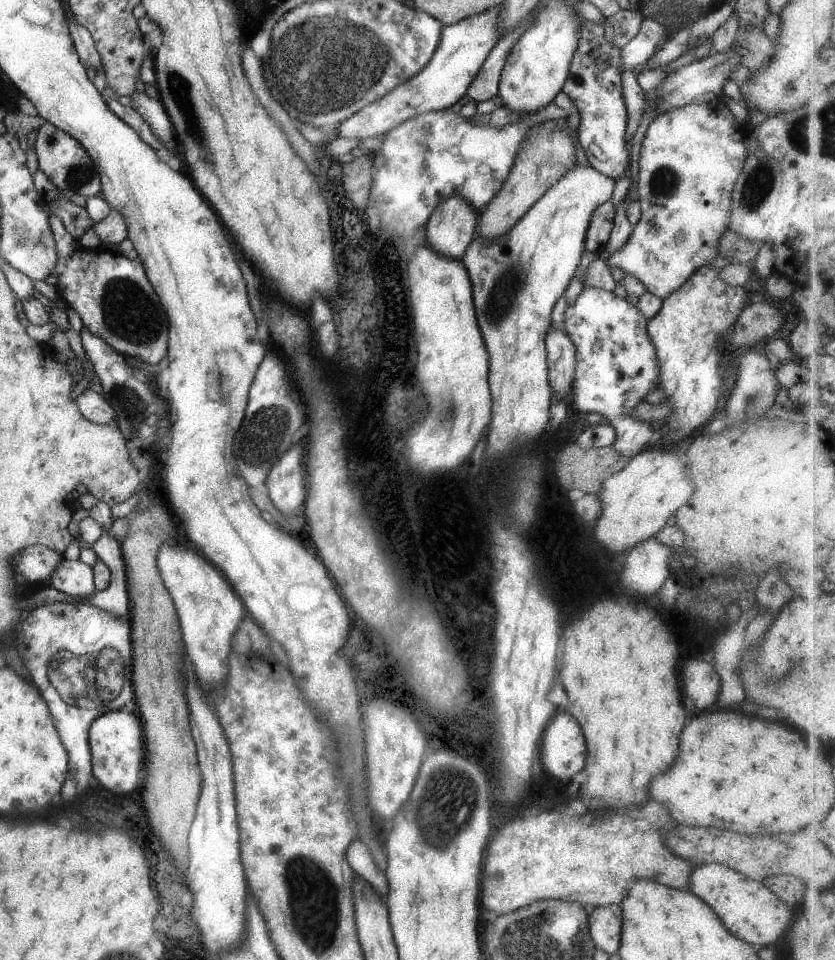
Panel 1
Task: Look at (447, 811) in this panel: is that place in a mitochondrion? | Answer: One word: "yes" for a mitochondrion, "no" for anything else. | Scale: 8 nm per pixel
yes

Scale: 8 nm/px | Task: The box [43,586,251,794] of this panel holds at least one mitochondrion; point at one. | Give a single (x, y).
(87, 672)

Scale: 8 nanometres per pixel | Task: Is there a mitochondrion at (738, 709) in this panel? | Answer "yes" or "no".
no

